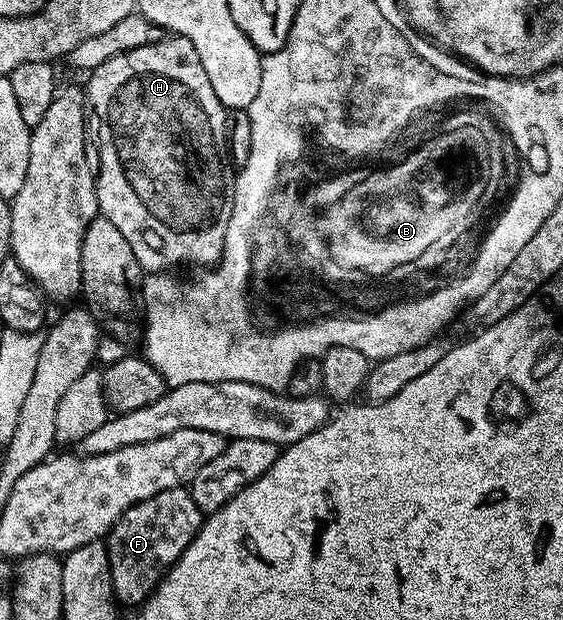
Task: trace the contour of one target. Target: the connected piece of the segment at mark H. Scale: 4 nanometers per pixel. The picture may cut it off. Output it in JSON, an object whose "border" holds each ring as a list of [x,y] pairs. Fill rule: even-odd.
{"border":[[[171,34],[164,37],[159,43],[149,43],[140,49],[132,49],[128,53],[120,53],[96,70],[89,72],[87,83],[84,83],[86,92],[86,118],[88,131],[92,136],[92,151],[98,154],[96,159],[96,178],[94,188],[98,198],[98,210],[101,218],[112,221],[121,235],[132,245],[132,253],[136,253],[138,263],[146,273],[170,273],[181,263],[195,263],[201,269],[217,264],[224,249],[224,233],[228,233],[228,221],[232,217],[234,204],[234,176],[235,168],[230,162],[230,151],[226,147],[226,117],[228,110],[216,97],[204,67],[200,63],[200,56],[192,41],[182,35]]]}

